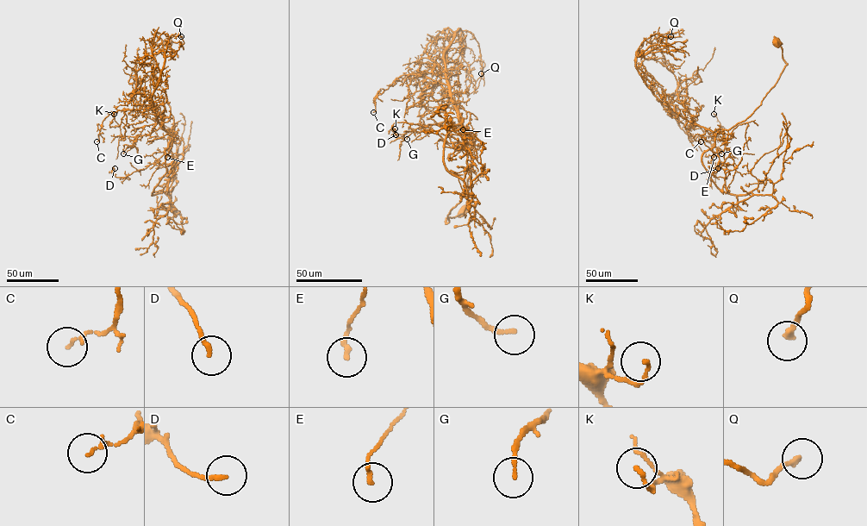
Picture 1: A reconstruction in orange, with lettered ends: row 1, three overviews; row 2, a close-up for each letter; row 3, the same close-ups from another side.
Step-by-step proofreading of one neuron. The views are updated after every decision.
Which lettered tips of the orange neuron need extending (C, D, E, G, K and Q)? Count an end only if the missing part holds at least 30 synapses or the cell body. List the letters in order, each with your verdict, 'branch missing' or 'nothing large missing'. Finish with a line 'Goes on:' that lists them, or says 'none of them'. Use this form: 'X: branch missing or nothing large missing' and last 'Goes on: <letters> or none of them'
C: nothing large missing
D: nothing large missing
E: nothing large missing
G: nothing large missing
K: nothing large missing
Q: nothing large missing
Goes on: none of them

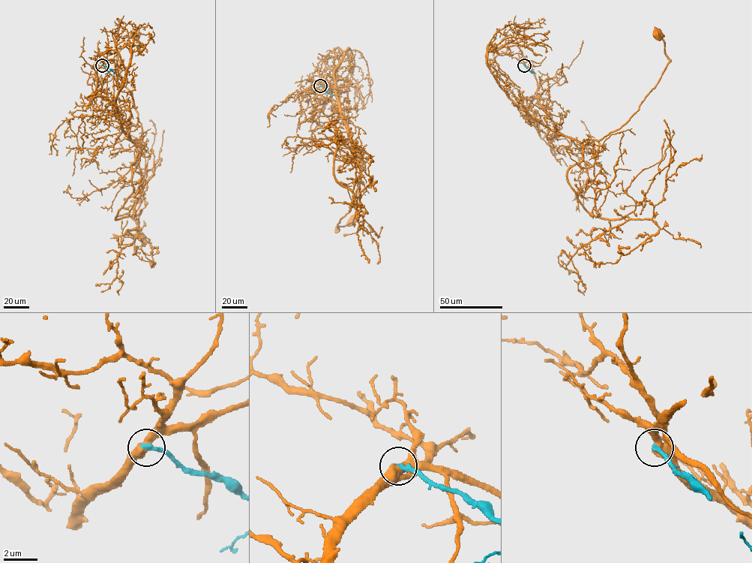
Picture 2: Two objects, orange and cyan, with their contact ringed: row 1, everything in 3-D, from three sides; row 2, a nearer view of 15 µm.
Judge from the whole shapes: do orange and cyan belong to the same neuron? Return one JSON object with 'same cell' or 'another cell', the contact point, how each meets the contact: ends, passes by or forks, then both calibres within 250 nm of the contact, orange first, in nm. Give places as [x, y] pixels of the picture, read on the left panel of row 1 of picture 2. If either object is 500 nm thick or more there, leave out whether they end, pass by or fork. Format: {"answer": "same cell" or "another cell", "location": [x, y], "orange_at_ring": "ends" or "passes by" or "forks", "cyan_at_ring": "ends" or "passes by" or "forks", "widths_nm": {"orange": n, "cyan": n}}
{"answer": "same cell", "location": [102, 65], "orange_at_ring": "forks", "cyan_at_ring": "ends", "widths_nm": {"orange": 400, "cyan": 320}}

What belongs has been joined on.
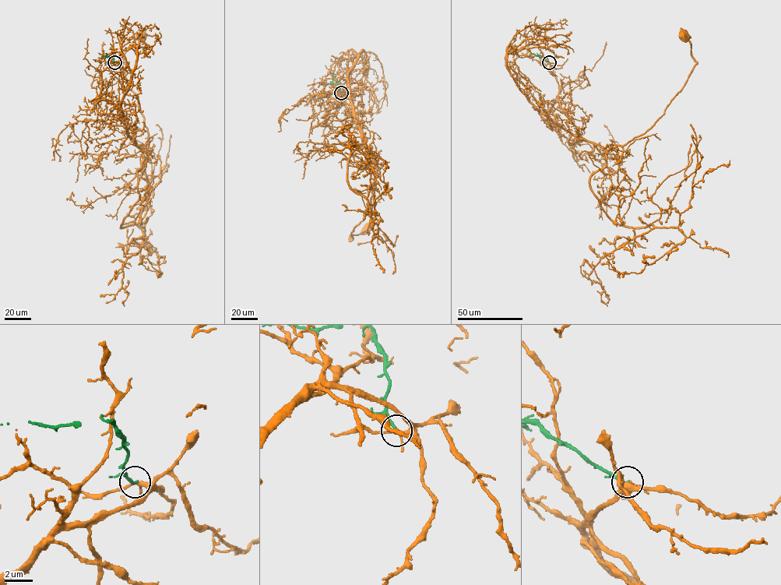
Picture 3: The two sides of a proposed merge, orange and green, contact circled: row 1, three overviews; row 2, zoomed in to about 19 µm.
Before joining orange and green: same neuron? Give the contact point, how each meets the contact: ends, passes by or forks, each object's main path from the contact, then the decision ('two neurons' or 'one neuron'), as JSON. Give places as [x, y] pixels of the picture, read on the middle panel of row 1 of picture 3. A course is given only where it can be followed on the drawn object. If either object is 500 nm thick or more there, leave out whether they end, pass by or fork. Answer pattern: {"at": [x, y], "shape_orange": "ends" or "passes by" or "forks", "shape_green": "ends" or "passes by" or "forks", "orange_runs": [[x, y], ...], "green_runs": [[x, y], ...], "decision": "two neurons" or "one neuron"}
{"at": [341, 93], "shape_orange": "forks", "shape_green": "ends", "orange_runs": [[341, 93], [334, 89], [327, 103], [343, 104], [357, 118], [374, 178], [371, 205], [350, 240], [369, 227]], "green_runs": [[341, 93], [338, 82], [331, 82], [333, 78], [332, 73]], "decision": "two neurons"}

